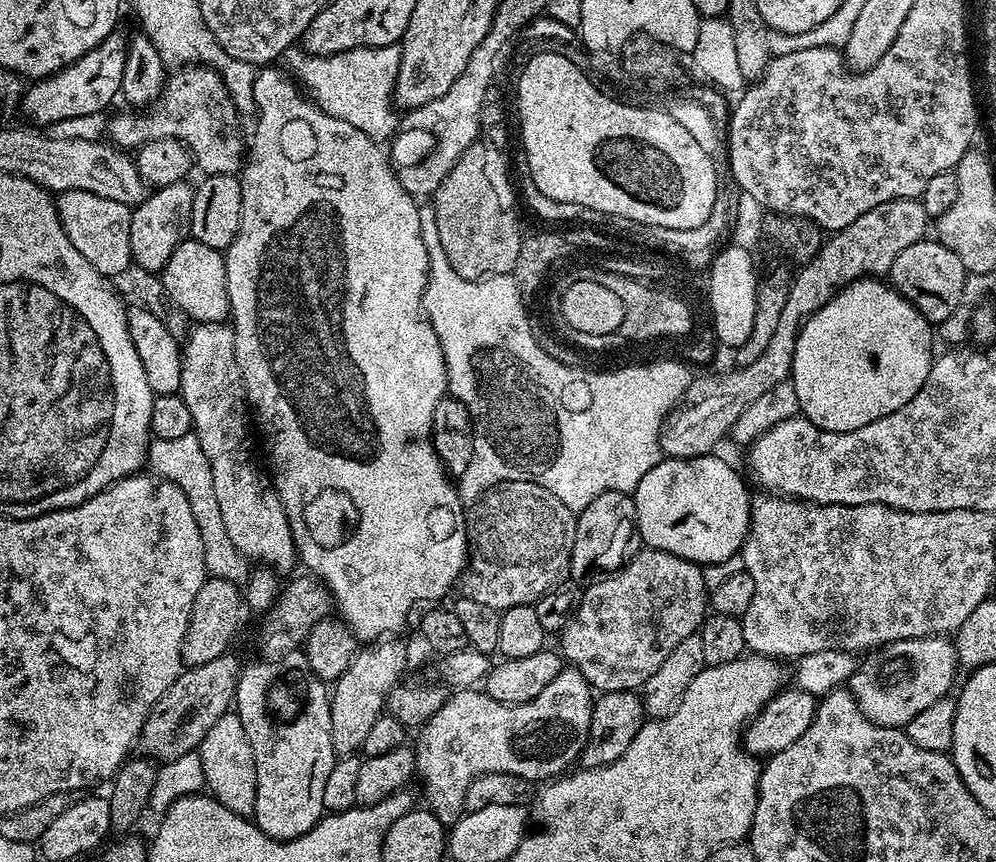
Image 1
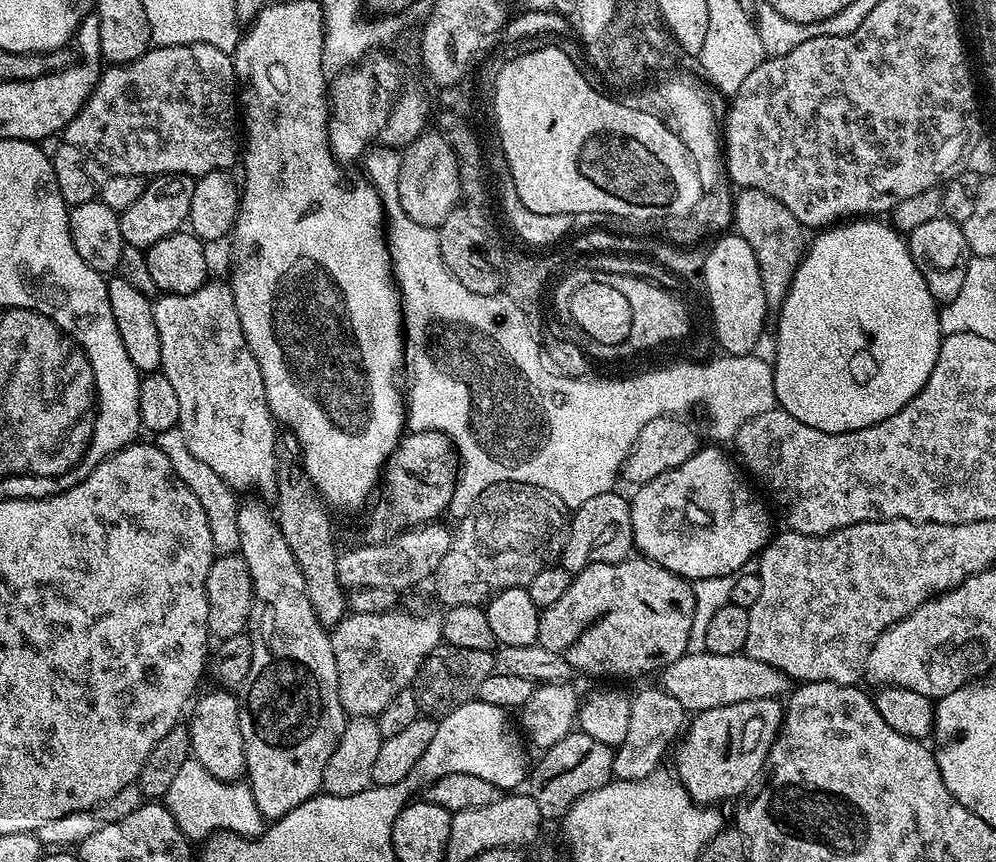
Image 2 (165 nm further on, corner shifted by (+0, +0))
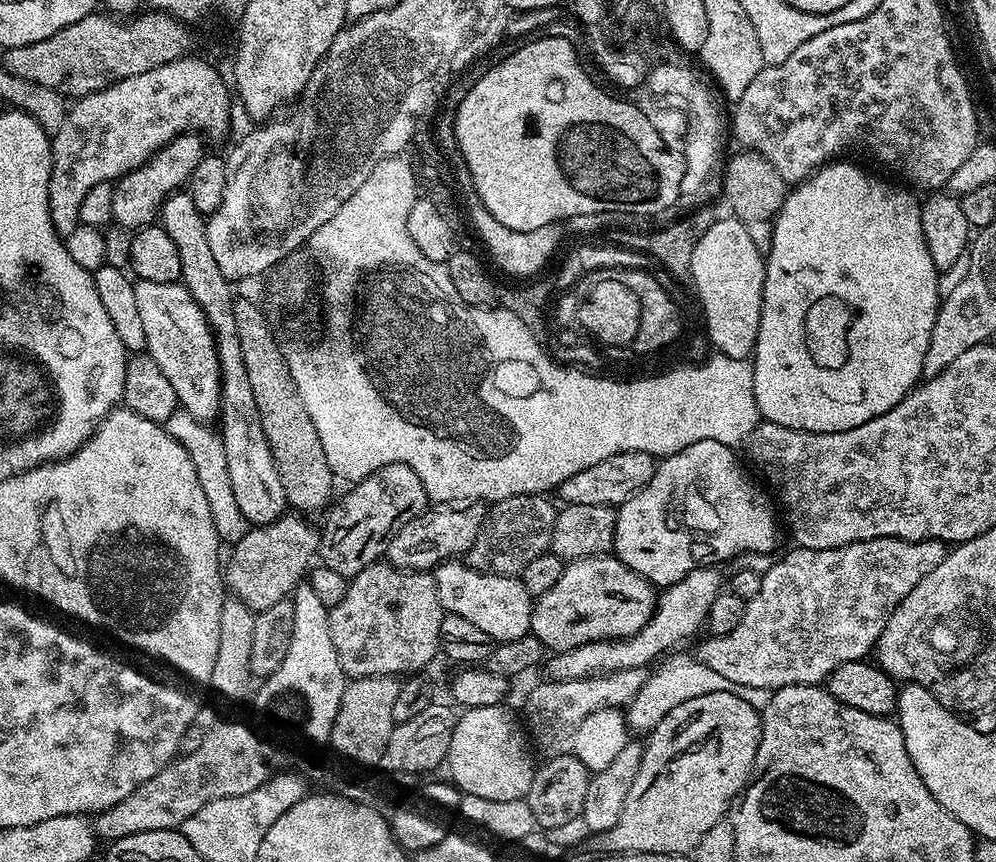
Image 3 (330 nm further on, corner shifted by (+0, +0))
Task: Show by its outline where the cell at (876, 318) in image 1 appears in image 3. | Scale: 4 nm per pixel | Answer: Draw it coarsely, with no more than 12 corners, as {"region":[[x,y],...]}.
{"region":[[856,164],[780,202],[756,408],[854,430],[917,387],[921,201]]}

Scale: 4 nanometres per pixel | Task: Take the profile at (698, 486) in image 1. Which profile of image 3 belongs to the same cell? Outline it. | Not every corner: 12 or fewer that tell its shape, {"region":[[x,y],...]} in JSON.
{"region":[[735,447],[663,457],[614,555],[663,590],[775,553],[777,509]]}

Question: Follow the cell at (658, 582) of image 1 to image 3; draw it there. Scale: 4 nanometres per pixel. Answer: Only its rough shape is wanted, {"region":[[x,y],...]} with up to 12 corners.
{"region":[[614,554],[565,563],[535,597],[553,653],[627,640],[657,589]]}

